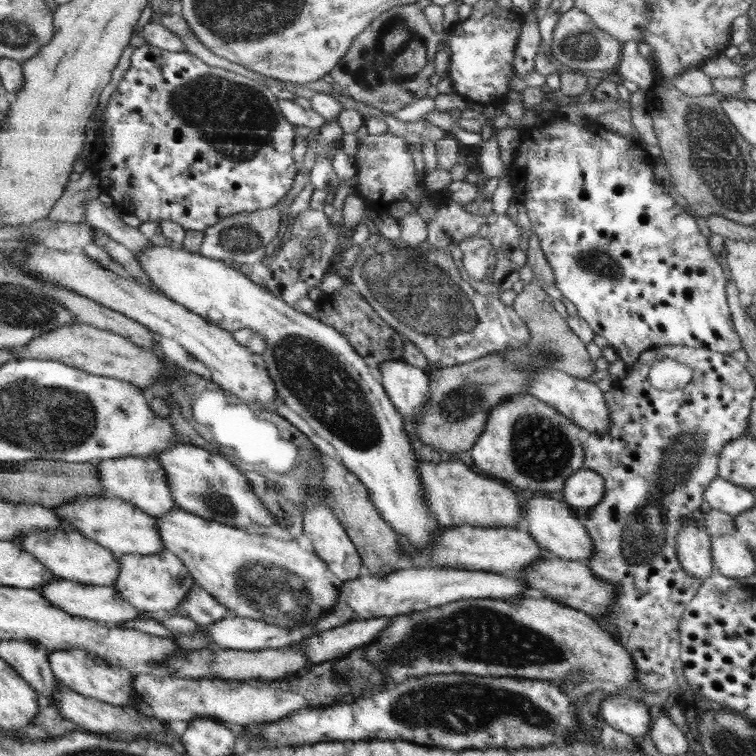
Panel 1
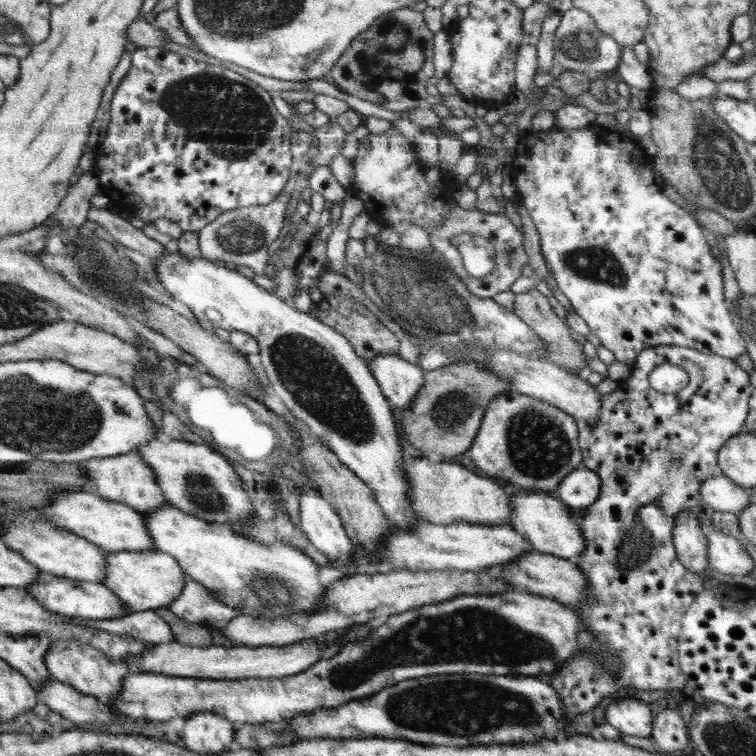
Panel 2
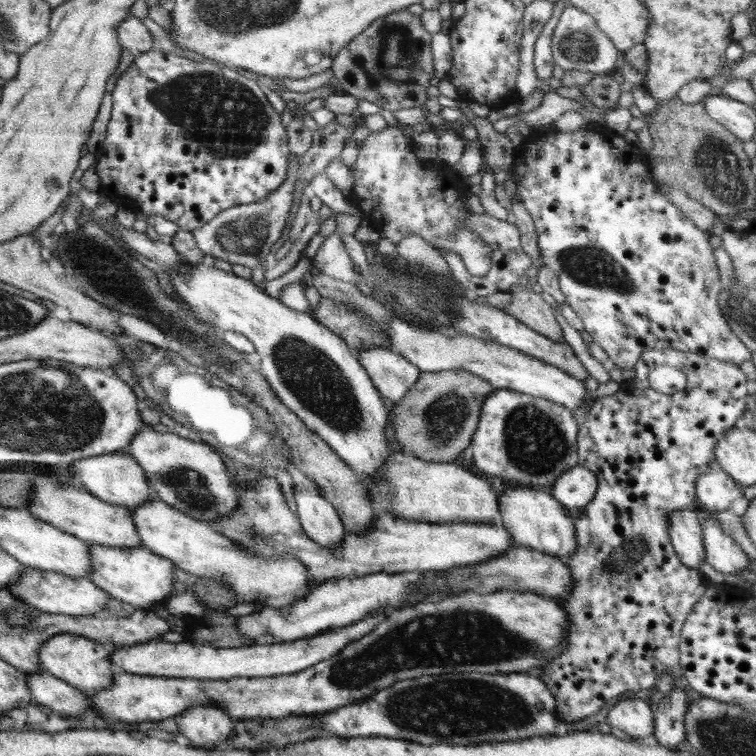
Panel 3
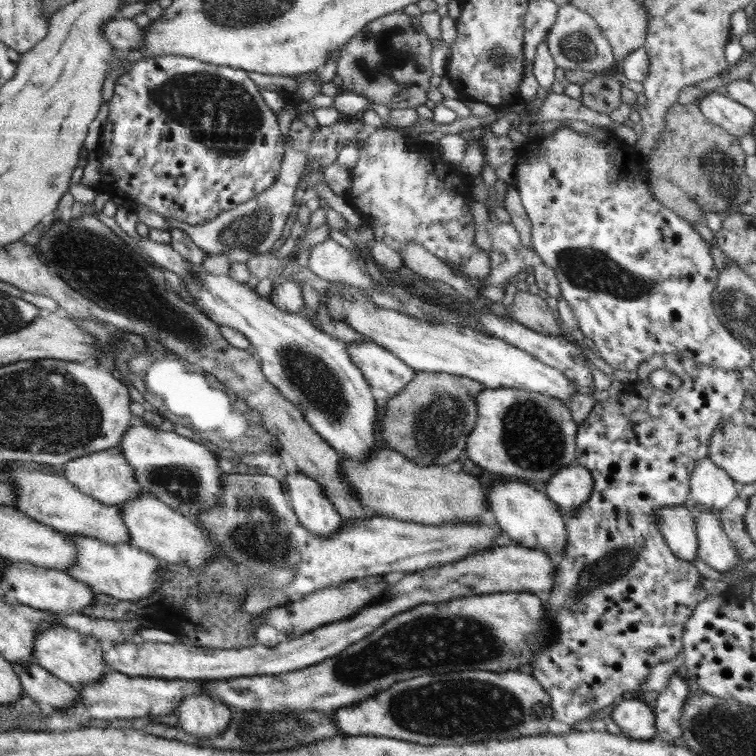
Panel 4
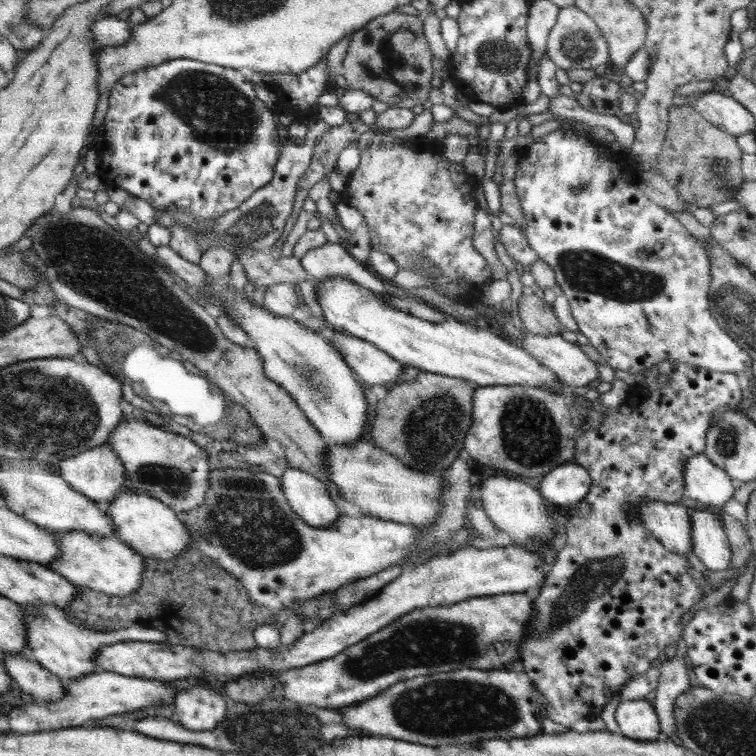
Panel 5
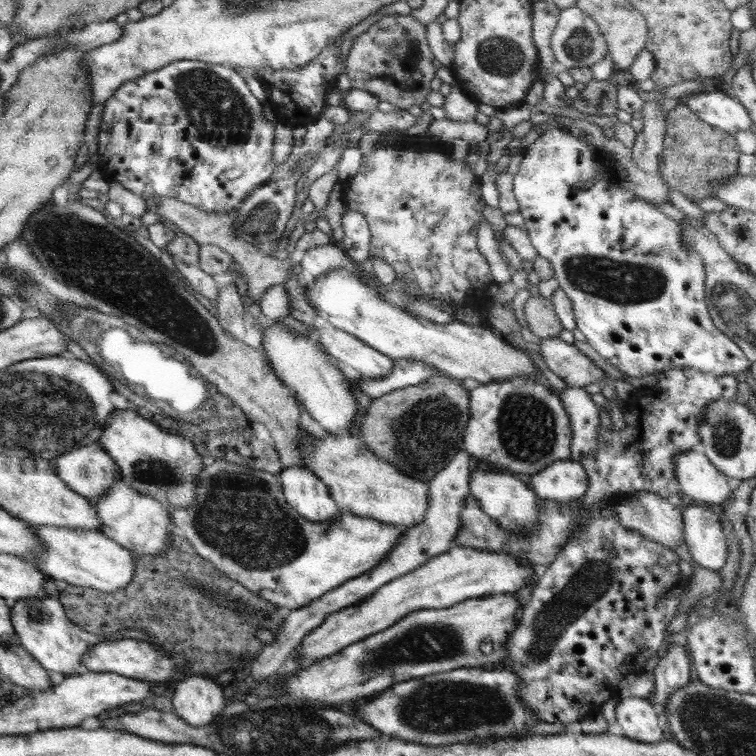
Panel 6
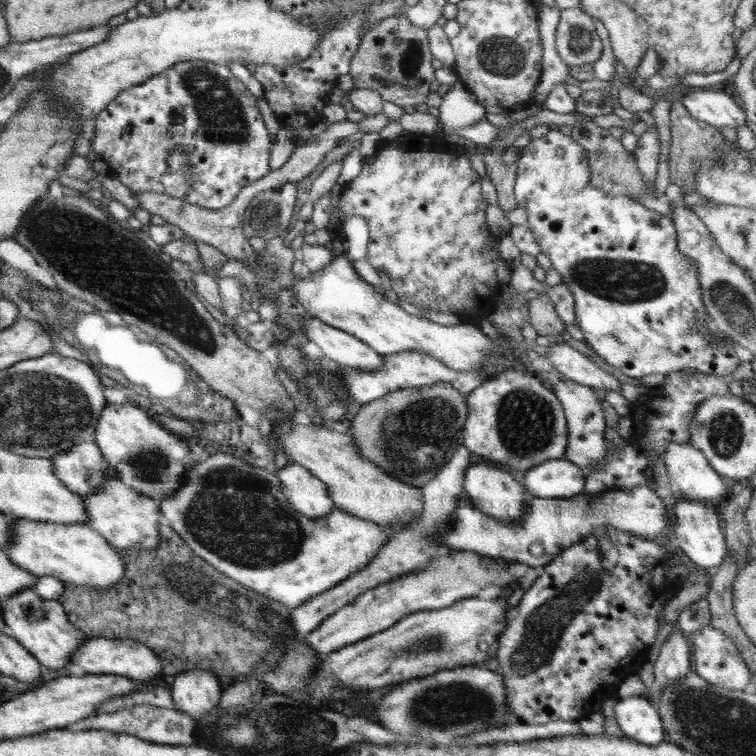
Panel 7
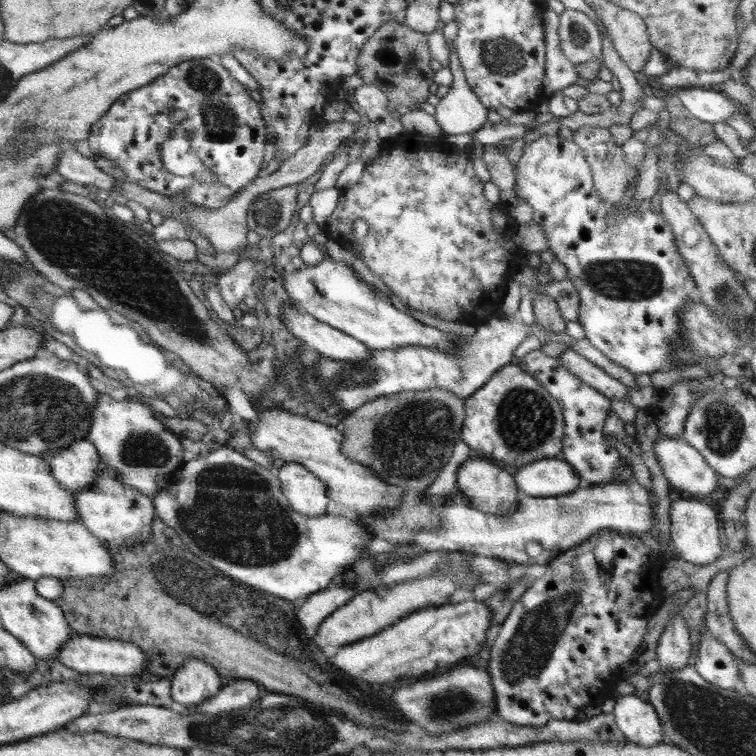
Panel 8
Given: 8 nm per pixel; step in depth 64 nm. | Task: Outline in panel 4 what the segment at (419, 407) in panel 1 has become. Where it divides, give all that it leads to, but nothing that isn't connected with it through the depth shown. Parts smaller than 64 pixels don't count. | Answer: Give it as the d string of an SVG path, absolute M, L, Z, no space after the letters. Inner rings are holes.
M373 341L348 343L346 344L346 352L349 353L350 360L362 371L362 376L366 382L371 387L383 388L390 397L397 395L397 392L400 392L406 383L410 383L417 372L410 365L404 364L397 356Z

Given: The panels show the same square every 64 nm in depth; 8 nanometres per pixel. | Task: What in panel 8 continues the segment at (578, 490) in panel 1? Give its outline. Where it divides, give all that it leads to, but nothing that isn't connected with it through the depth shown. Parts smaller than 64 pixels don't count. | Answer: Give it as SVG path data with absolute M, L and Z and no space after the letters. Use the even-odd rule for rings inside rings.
M562 458L535 460L513 474L520 493L533 497L565 495L579 488L580 477Z

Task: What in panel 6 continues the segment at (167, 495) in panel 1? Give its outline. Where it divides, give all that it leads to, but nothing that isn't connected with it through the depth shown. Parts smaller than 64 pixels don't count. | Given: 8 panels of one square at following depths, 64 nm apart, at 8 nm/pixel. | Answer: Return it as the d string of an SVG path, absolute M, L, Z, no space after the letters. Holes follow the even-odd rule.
M97 442L59 456L56 468L62 482L91 500L105 495L121 480L118 465Z

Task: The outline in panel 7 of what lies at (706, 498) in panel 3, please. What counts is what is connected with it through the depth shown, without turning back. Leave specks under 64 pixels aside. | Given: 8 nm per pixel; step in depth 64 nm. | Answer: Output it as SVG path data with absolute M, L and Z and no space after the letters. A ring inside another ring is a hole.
M690 443L666 445L661 459L678 490L692 500L720 498L724 492L732 492L724 484L723 476L710 466L702 451Z

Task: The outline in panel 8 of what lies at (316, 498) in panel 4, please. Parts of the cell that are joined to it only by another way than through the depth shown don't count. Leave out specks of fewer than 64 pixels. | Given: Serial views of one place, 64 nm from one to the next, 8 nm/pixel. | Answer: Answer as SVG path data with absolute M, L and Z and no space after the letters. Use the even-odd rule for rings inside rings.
M285 462L275 473L293 510L304 516L325 514L329 501L327 484L314 473L293 462Z

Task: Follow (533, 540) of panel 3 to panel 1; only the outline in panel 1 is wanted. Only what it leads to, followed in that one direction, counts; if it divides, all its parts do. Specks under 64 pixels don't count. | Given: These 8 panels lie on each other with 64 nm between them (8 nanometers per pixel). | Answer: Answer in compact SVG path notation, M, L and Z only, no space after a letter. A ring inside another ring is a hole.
M537 495L526 499L525 502L524 513L526 514L521 527L534 537L540 549L545 550L548 555L564 560L588 560L594 556L596 546L592 545L592 539L588 536L586 527L580 524L575 510L566 501Z

